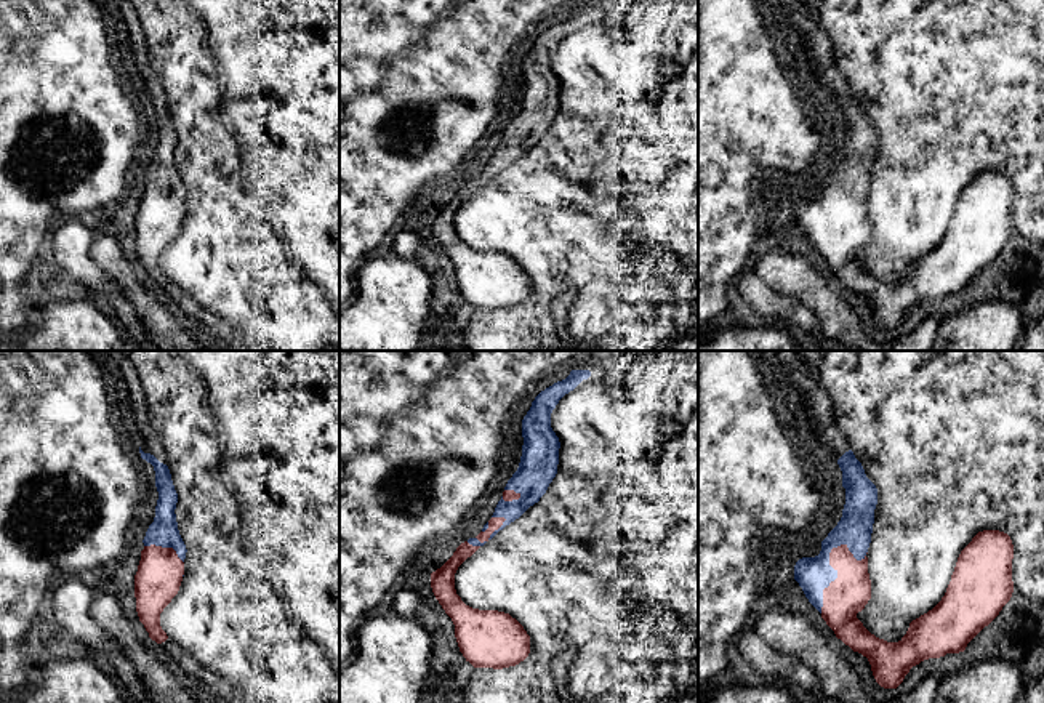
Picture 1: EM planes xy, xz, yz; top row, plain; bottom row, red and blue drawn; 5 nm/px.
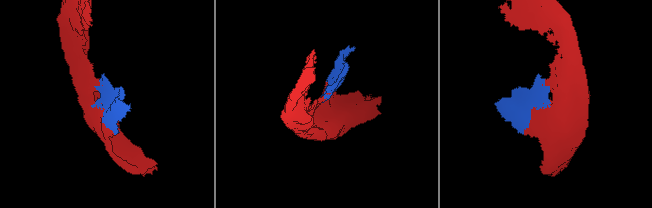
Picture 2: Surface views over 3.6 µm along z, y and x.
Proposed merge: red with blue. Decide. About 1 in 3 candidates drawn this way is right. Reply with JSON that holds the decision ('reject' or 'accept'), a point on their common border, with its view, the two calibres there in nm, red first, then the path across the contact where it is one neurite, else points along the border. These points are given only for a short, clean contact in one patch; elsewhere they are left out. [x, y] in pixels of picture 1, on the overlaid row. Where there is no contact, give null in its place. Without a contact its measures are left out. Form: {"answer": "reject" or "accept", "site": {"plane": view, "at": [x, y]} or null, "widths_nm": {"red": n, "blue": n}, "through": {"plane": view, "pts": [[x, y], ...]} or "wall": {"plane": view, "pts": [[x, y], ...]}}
{"answer": "accept", "site": {"plane": "yz", "at": [830, 562]}, "widths_nm": {"red": 200, "blue": 180}}

